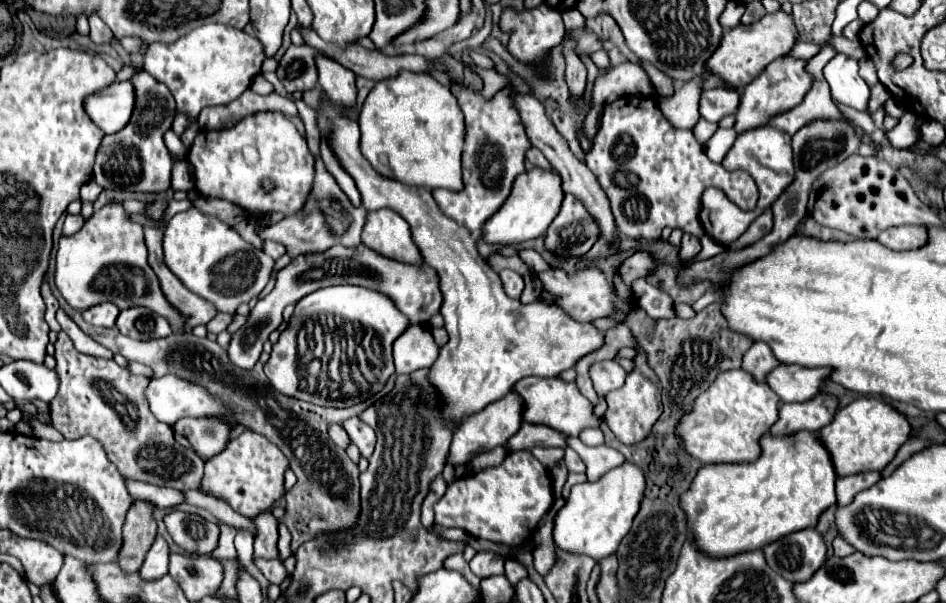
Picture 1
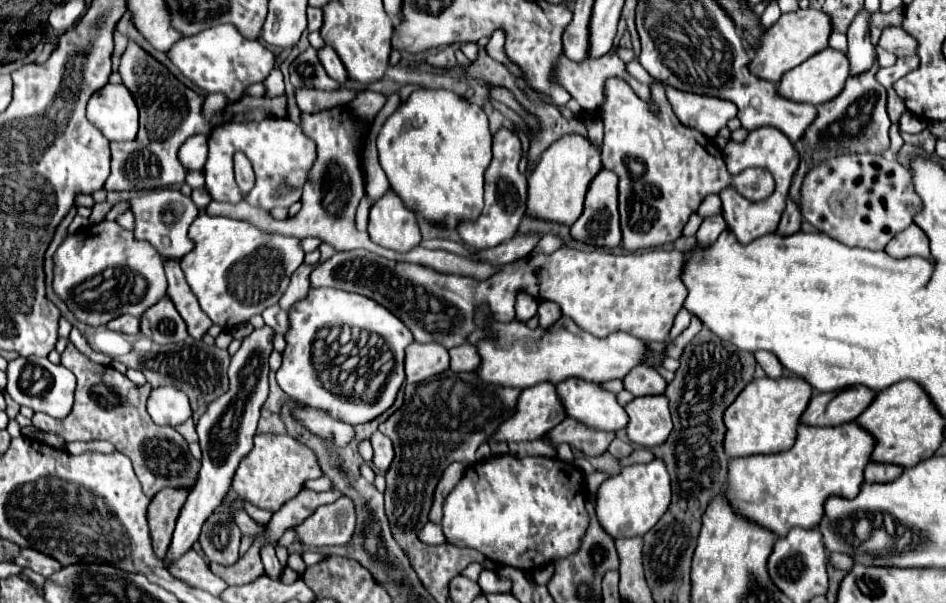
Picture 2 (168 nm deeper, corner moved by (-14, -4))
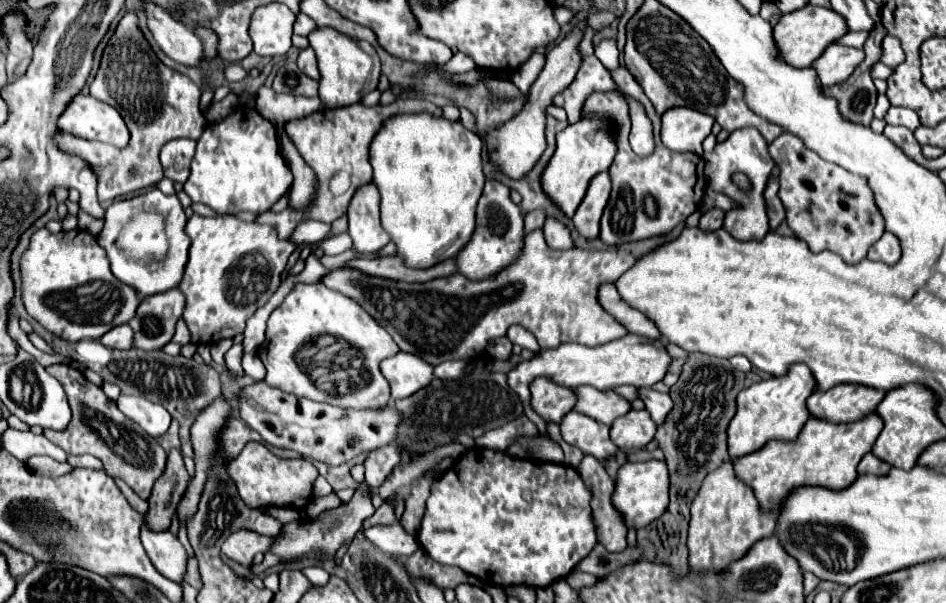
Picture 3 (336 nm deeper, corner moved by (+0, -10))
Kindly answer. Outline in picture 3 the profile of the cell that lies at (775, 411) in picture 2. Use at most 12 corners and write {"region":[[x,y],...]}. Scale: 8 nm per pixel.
{"region":[[806,364],[752,384],[728,426],[730,456],[794,440],[816,380]]}

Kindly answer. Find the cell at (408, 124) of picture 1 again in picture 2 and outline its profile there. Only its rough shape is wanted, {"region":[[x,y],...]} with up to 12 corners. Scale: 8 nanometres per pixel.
{"region":[[420,88],[378,134],[390,188],[428,222],[482,212],[478,104]]}

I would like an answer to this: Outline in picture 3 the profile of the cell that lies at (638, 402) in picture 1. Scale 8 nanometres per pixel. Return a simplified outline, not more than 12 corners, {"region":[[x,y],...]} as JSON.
{"region":[[648,410],[614,420],[610,440],[620,450],[642,450],[656,434]]}

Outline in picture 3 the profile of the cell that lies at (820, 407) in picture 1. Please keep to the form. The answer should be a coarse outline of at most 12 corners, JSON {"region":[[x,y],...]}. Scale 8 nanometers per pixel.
{"region":[[838,384],[808,398],[814,418],[856,422],[874,412],[884,390]]}

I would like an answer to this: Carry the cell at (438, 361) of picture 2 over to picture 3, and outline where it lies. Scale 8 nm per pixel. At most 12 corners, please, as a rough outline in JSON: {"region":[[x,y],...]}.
{"region":[[398,352],[380,362],[392,398],[408,398],[432,382],[432,366]]}

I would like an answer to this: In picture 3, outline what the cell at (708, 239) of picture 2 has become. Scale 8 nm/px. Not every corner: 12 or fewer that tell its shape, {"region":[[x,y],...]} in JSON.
{"region":[[708,210],[700,218],[702,230],[718,230],[724,222],[724,210]]}

